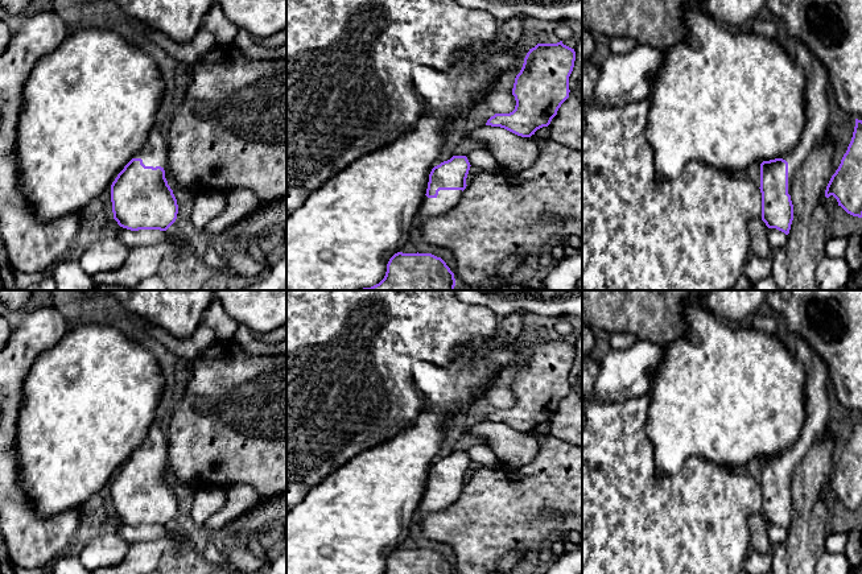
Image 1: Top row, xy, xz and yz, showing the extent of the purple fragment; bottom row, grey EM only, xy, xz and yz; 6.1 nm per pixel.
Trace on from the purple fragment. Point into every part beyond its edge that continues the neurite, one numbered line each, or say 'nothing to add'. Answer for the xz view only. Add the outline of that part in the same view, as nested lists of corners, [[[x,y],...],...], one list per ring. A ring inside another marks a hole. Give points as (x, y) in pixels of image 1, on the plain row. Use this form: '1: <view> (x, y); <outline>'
1: xz (446, 495); [[[440,486],[436,494],[428,494],[425,491],[418,505],[418,516],[449,508],[457,501],[462,490],[462,486]]]

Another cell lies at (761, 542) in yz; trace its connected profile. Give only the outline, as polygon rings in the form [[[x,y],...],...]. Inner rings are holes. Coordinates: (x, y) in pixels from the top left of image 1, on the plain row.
[[[762,513],[748,517],[748,528],[751,533],[750,549],[759,554],[766,554],[772,546],[767,534],[767,526],[768,523]]]

